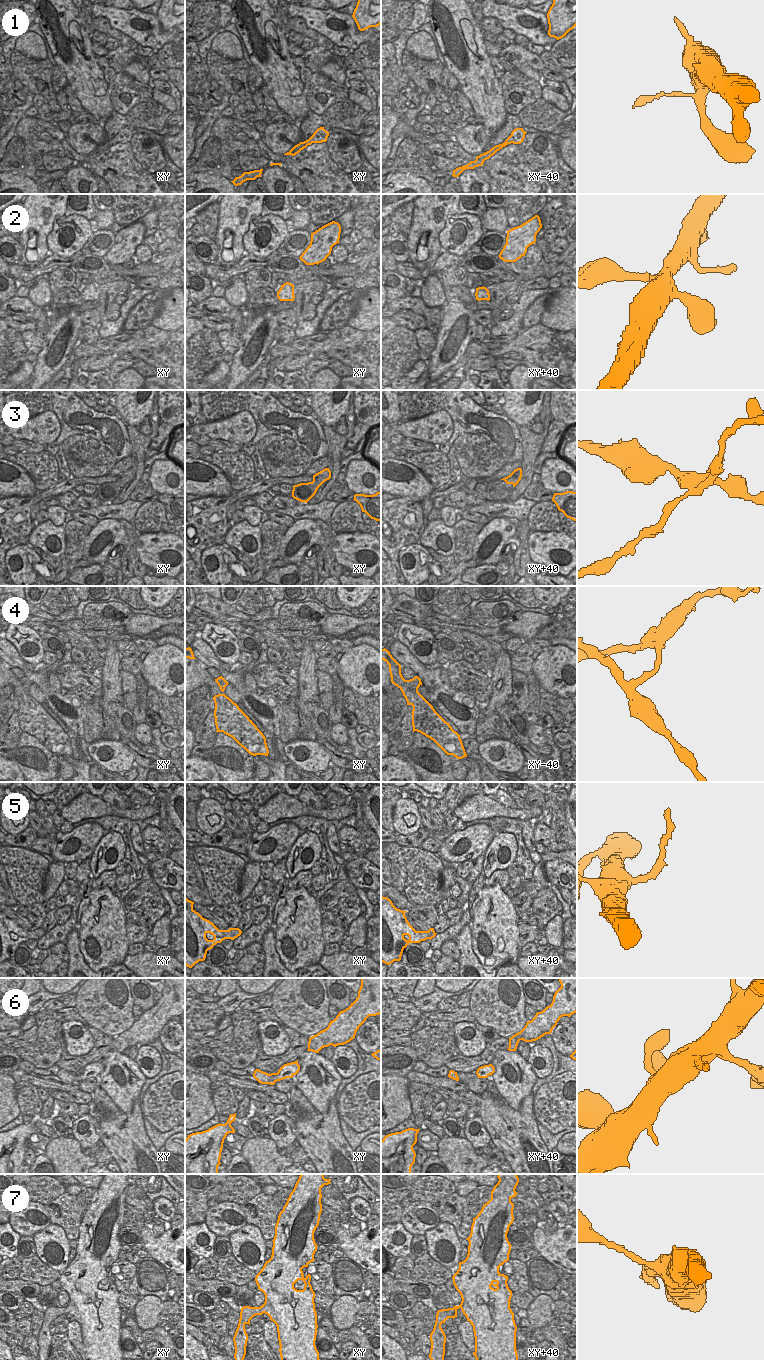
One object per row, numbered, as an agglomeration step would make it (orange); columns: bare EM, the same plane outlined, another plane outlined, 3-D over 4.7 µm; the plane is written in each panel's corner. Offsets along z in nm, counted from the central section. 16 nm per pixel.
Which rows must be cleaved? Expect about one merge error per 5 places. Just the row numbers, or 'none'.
3, 4

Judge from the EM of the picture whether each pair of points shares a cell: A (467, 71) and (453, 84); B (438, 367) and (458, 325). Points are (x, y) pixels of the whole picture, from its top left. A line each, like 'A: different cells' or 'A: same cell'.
A: different cells
B: same cell

